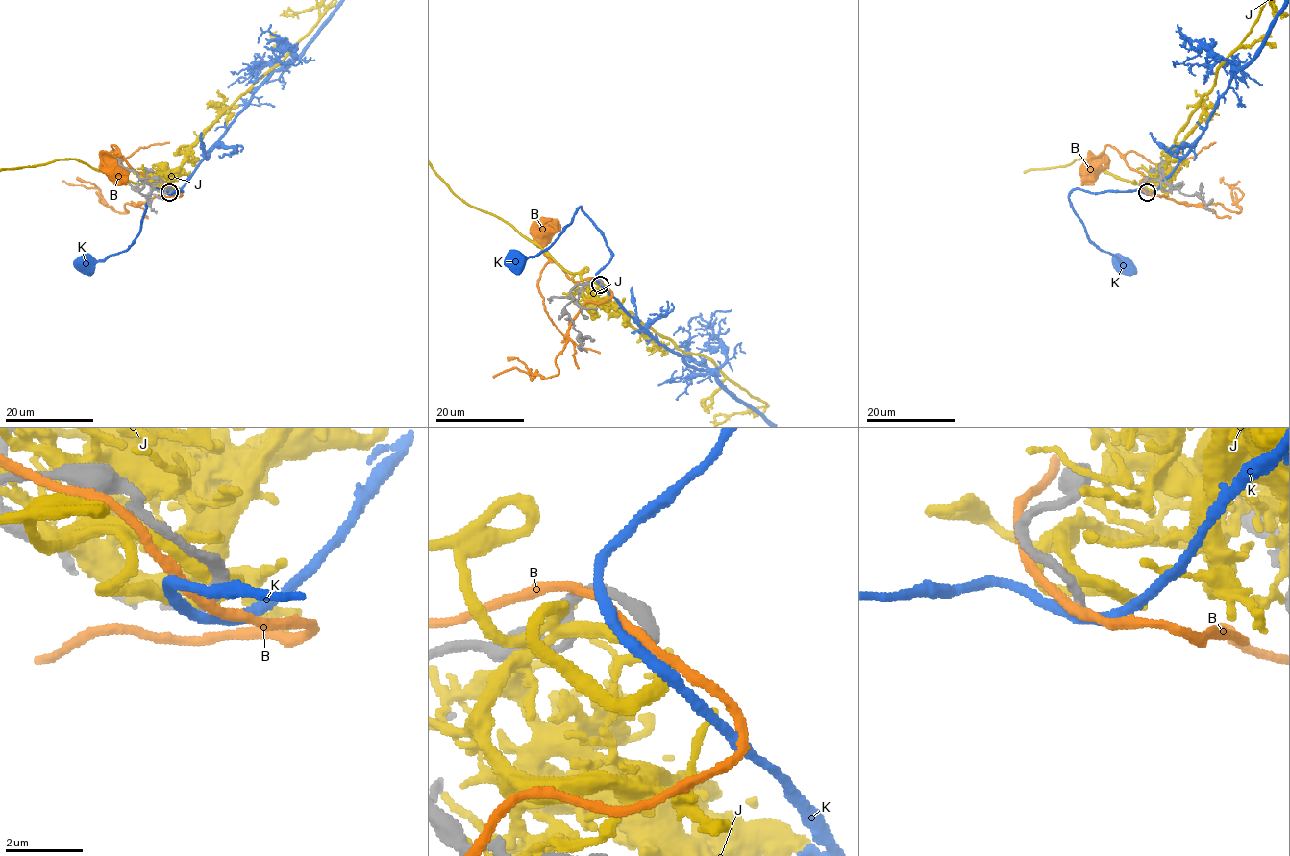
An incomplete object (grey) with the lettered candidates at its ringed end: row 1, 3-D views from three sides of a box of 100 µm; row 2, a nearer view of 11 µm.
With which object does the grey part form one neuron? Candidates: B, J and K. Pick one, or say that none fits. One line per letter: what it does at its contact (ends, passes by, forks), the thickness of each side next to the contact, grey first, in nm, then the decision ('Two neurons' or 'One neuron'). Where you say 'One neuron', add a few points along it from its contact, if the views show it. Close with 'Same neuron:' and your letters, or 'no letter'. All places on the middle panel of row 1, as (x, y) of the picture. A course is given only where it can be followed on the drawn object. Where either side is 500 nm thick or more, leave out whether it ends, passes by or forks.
B: It passes by. Thickness 280 nm (grey) against 260 nm. Two neurons
J: It forks there. Thickness 400 nm (grey) against 280 nm. Two neurons
K: It passes by. Thickness 260 nm (grey) against 280 nm. Two neurons
Same neuron: no letter

